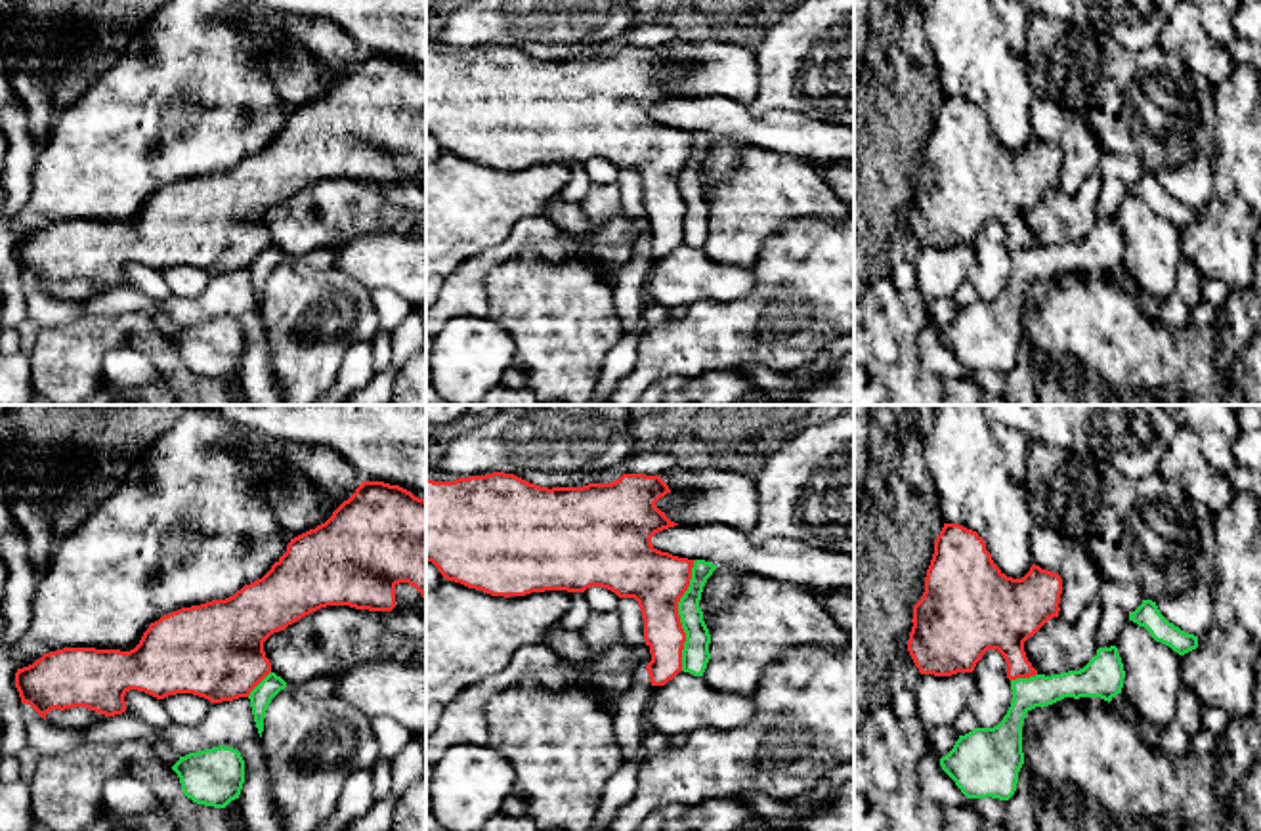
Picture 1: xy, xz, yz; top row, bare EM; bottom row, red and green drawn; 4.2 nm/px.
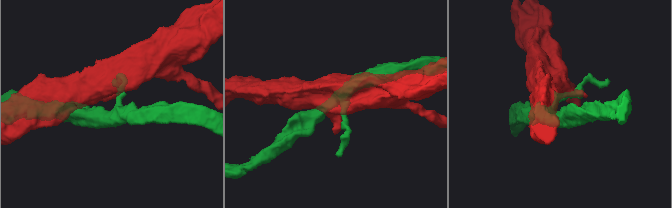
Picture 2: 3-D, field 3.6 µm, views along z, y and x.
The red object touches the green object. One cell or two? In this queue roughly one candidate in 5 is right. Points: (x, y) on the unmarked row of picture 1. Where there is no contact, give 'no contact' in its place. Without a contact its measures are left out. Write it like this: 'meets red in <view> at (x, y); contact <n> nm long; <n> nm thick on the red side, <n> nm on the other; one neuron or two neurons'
meets red in xz at (679, 188); contact 460 nm long; 240 nm thick on the red side, 120 nm on the other; two neurons

